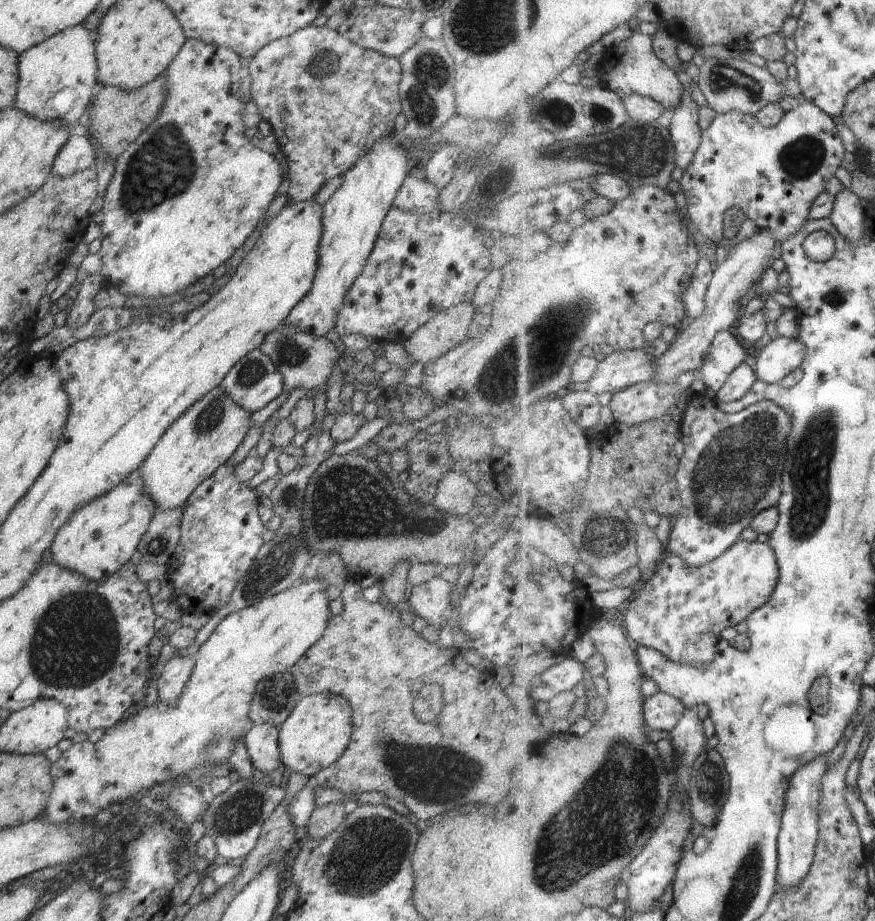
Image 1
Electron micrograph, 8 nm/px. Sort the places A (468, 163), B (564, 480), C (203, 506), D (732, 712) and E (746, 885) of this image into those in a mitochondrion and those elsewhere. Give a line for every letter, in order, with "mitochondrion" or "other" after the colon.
A: other
B: mitochondrion
C: other
D: other
E: mitochondrion

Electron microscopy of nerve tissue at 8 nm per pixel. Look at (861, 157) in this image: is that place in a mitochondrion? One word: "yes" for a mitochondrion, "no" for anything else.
no

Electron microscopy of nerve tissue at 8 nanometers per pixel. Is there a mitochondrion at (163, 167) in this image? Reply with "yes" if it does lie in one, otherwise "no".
yes

